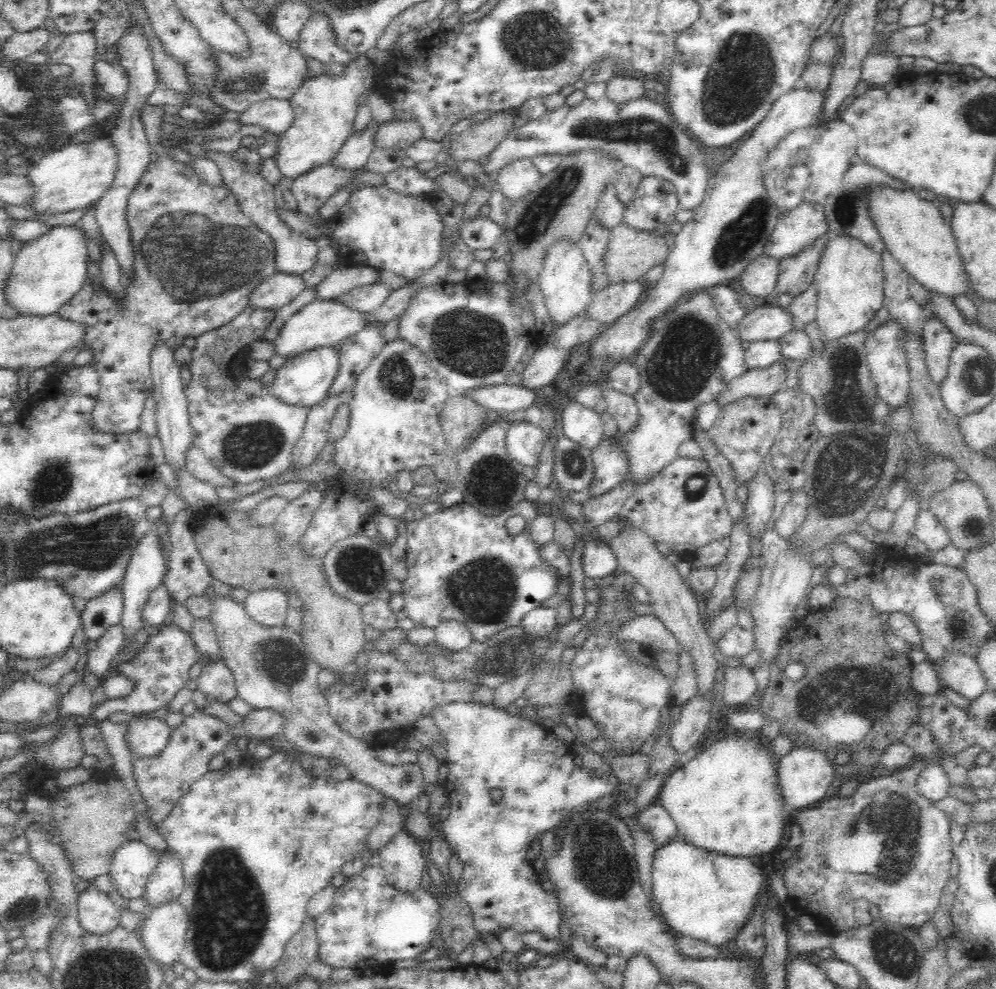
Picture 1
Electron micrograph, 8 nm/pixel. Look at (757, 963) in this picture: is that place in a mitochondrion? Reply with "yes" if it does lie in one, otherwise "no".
no

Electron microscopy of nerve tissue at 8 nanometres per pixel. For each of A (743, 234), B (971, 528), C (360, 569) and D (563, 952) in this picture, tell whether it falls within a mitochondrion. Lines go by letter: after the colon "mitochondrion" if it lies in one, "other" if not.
A: mitochondrion
B: mitochondrion
C: mitochondrion
D: other

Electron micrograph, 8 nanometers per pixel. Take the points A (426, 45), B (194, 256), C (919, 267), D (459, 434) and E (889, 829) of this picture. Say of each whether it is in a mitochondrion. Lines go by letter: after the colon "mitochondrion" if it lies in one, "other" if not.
A: other
B: mitochondrion
C: other
D: other
E: mitochondrion

